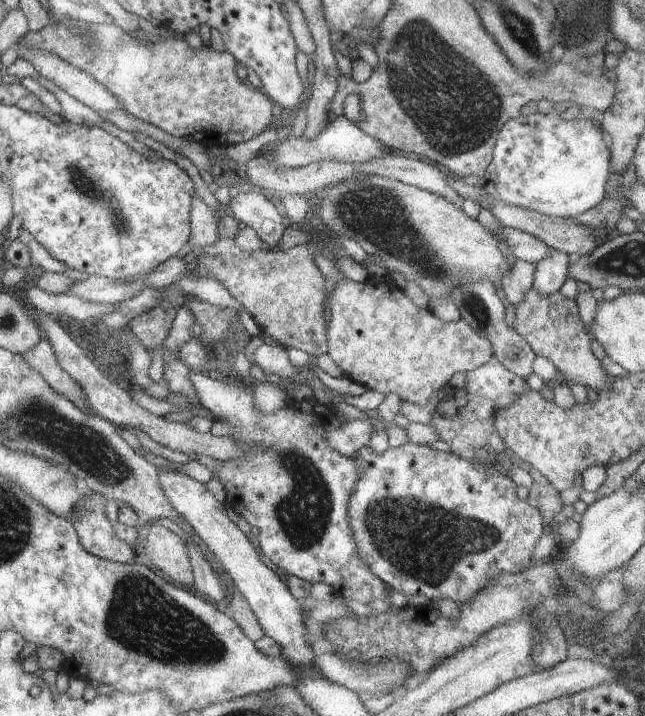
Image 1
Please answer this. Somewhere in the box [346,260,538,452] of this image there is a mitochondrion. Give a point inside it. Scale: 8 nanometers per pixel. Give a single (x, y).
(472, 301)

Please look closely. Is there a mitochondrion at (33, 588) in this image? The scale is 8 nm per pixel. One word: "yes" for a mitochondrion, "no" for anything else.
no

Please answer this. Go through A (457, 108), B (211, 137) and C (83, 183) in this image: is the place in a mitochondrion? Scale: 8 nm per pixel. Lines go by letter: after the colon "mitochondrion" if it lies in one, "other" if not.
A: mitochondrion
B: other
C: mitochondrion

